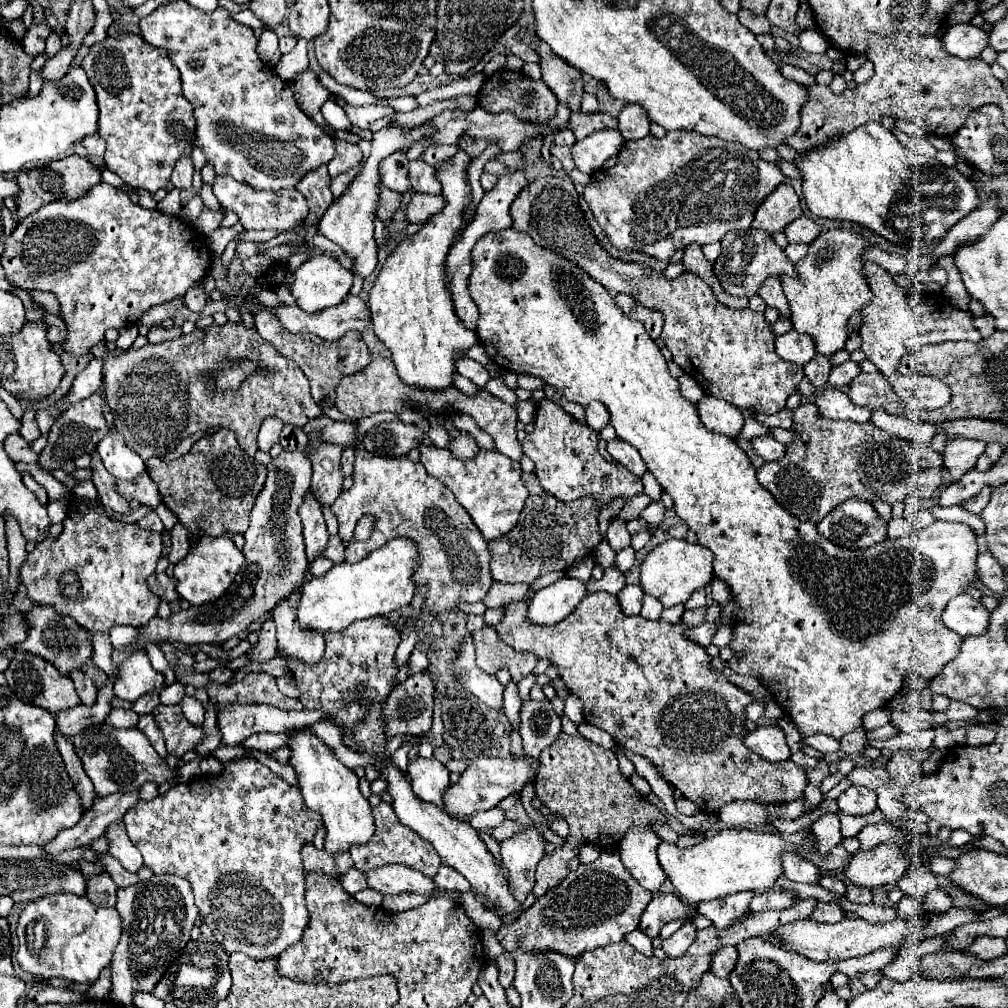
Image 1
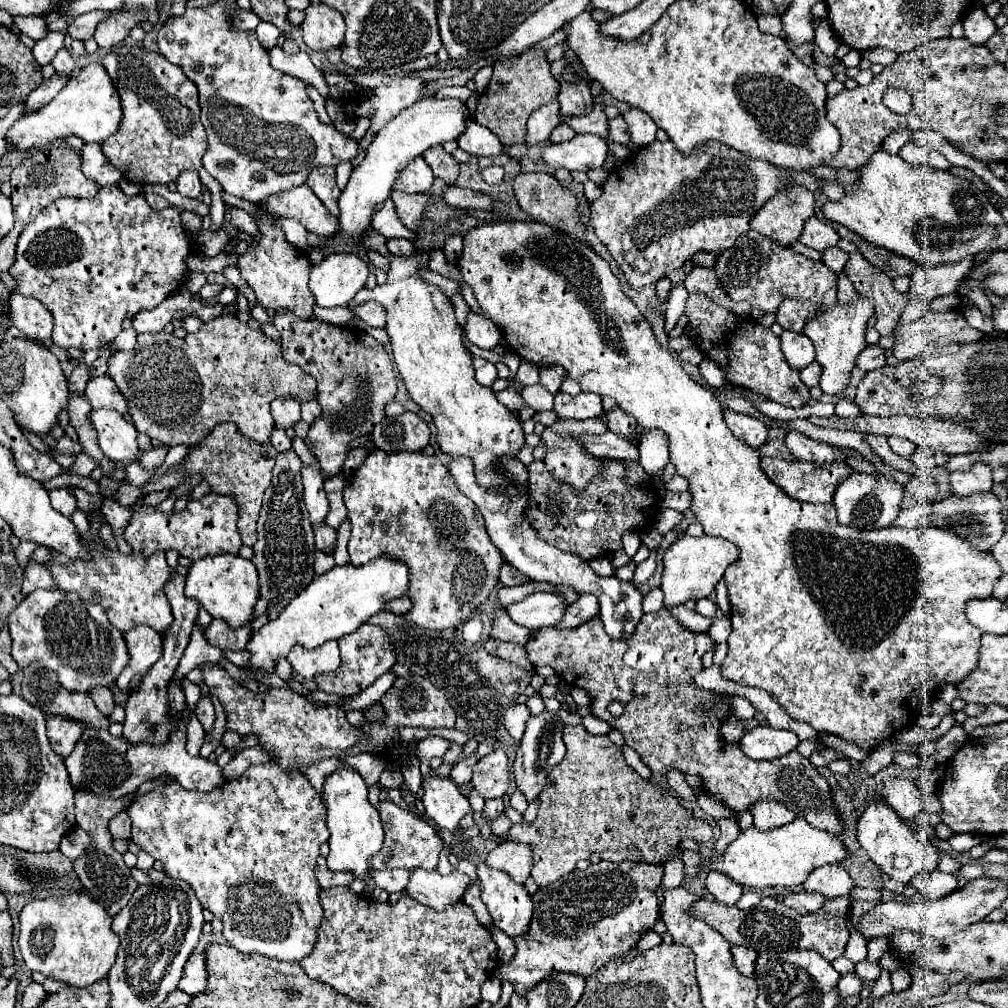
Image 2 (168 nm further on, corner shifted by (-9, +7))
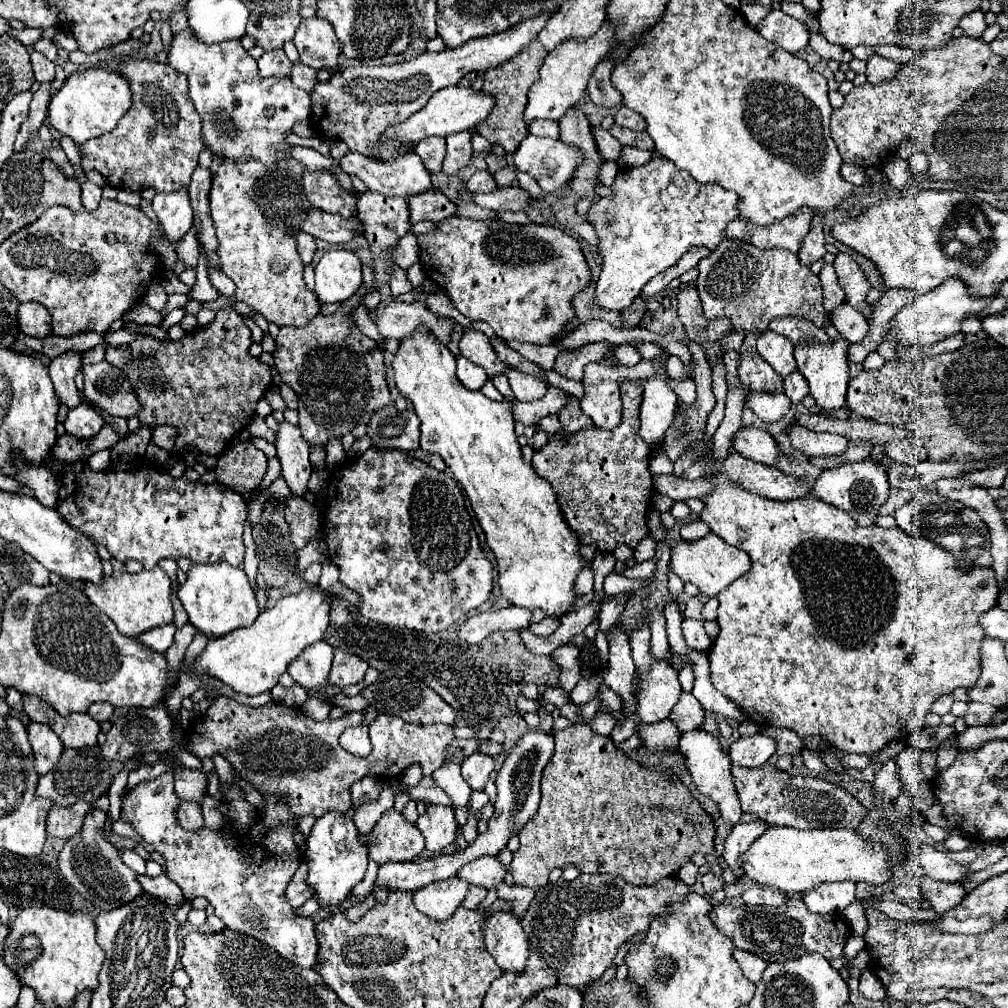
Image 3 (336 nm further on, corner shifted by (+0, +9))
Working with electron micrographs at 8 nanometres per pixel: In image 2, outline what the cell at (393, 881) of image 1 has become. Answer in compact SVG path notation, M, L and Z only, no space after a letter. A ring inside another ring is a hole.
M413 869L405 893L421 905L427 905L435 911L443 911L445 907L463 899L467 885L469 877L459 871L453 871L451 875L439 875L437 871Z

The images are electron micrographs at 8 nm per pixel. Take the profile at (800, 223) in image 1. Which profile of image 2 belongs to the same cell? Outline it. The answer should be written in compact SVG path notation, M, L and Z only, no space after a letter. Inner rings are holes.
M811 217L805 223L803 235L801 235L801 243L803 245L807 245L811 249L817 249L817 251L825 251L829 247L835 247L837 241L839 241L839 235L825 221L821 221L817 217Z

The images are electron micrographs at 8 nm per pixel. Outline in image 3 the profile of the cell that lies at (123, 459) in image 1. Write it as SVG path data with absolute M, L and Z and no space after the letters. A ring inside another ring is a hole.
M80 403L76 409L68 411L68 417L64 421L66 433L76 435L80 439L94 437L102 427L106 427L108 421L96 411L96 407Z

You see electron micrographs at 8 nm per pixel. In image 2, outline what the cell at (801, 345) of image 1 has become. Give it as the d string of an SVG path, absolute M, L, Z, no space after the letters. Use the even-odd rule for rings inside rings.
M783 331L781 333L781 351L785 355L785 361L793 369L803 369L815 359L815 347L803 333Z

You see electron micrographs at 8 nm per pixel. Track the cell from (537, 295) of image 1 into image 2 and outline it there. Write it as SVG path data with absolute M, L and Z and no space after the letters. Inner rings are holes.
M501 221L501 223L485 223L479 227L469 229L463 235L463 253L459 257L459 271L463 281L471 287L473 295L477 297L481 309L491 317L493 323L499 325L503 337L507 339L513 353L527 359L533 365L547 367L547 365L561 365L567 369L569 377L573 377L583 391L591 391L597 395L609 395L617 401L617 405L635 417L637 425L643 429L663 429L669 437L669 451L671 451L671 463L677 467L677 473L689 479L689 493L693 495L693 507L697 521L703 525L707 535L723 537L731 543L735 543L741 549L741 557L735 565L731 565L725 571L725 585L729 589L729 601L731 601L731 623L733 633L729 635L729 651L725 657L725 663L721 665L721 675L725 675L729 681L747 685L747 687L759 687L789 713L789 717L797 721L809 723L819 733L833 733L849 743L859 745L863 751L875 749L881 741L893 737L905 727L915 725L927 711L927 705L935 699L935 691L939 691L943 685L959 683L963 681L979 661L979 641L981 631L969 623L965 617L965 603L971 599L985 599L991 597L995 581L1003 575L999 563L977 549L971 549L969 543L961 541L957 535L953 535L947 529L899 529L899 527L885 527L877 531L859 531L853 527L845 527L837 523L837 513L831 503L799 503L785 495L781 489L777 489L775 483L769 481L769 477L759 467L759 453L747 447L741 439L733 437L729 427L723 421L723 407L713 397L711 391L695 383L679 365L679 361L663 349L653 331L649 321L641 315L641 311L623 295L619 279L611 273L611 267L607 261L603 261L587 243L579 241L573 235L555 231L547 223L537 221Z

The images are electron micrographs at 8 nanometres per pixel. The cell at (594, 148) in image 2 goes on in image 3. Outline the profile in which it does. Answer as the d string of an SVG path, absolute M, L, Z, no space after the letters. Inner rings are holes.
M526 135L524 141L520 143L520 147L514 153L516 167L520 171L530 173L538 181L540 189L546 195L552 193L552 191L556 191L556 189L560 189L566 181L570 181L572 175L574 175L574 171L580 167L582 161L584 161L584 153L578 147L566 145L560 139L546 139L546 137L536 137L536 135Z

